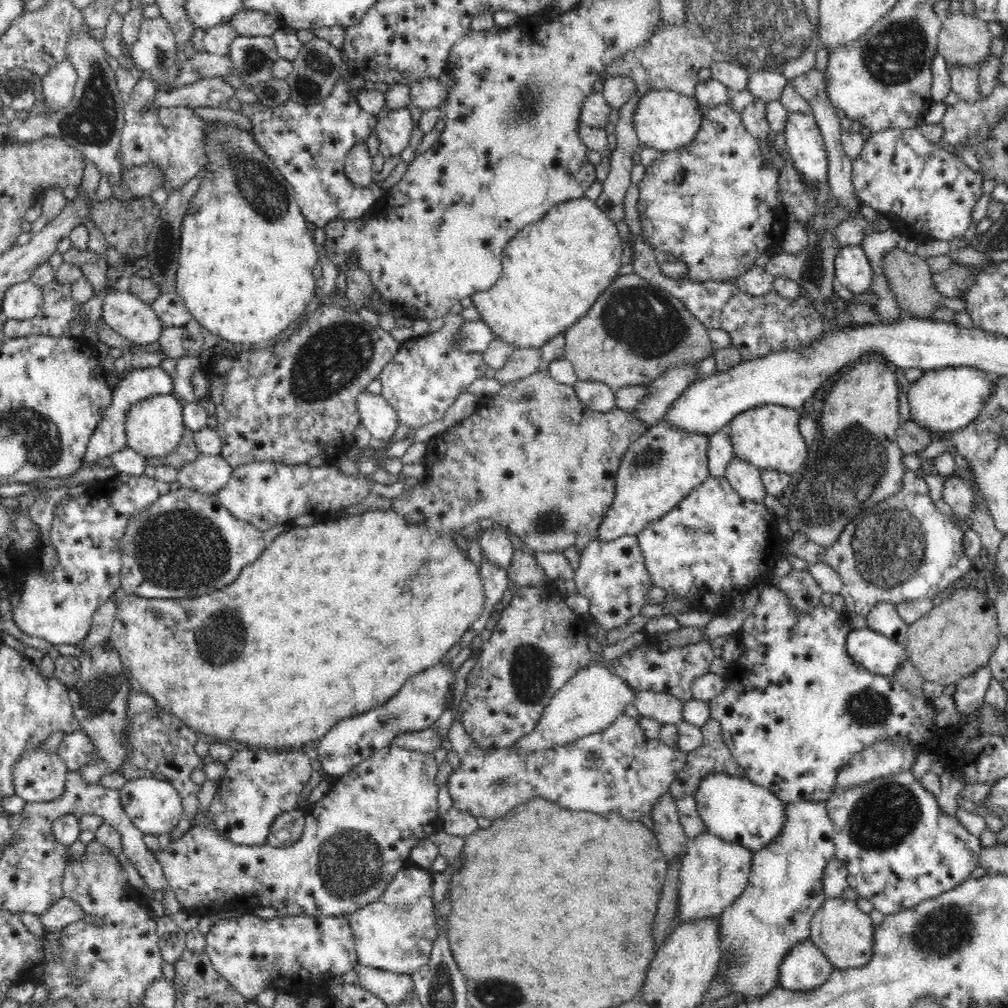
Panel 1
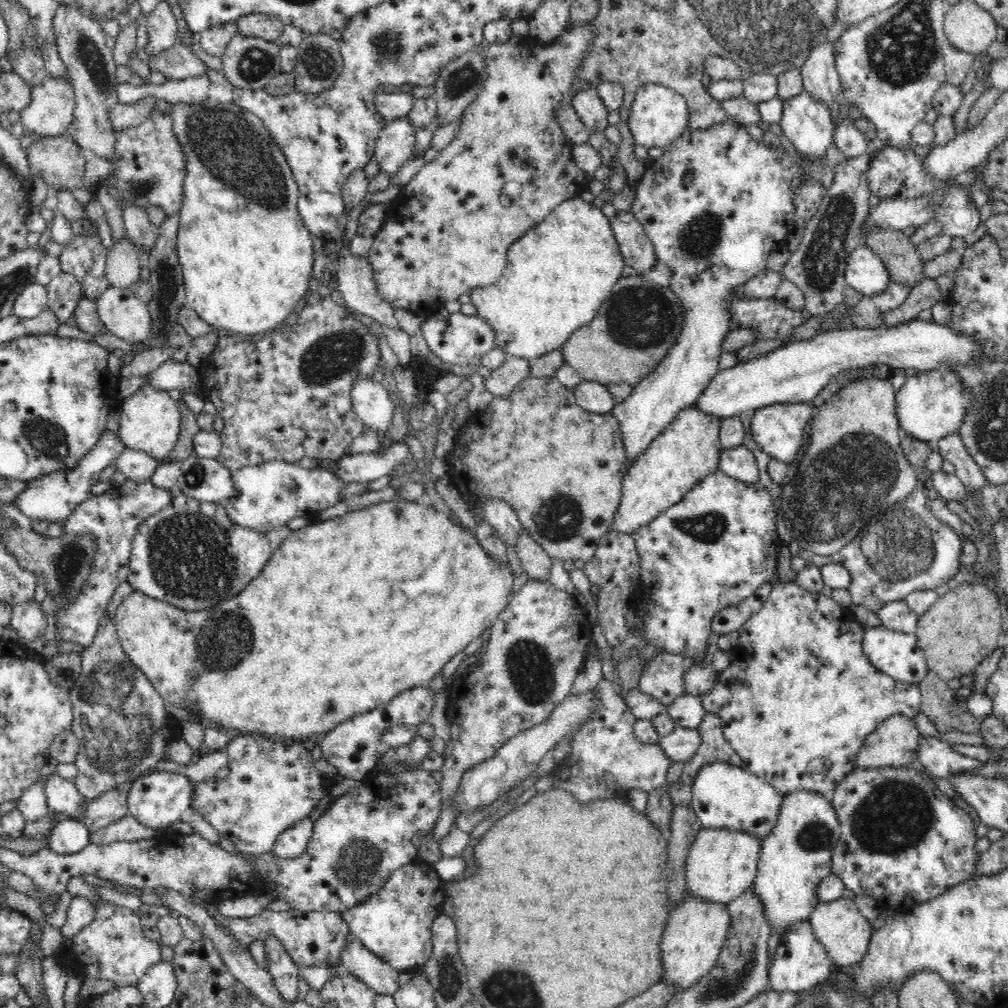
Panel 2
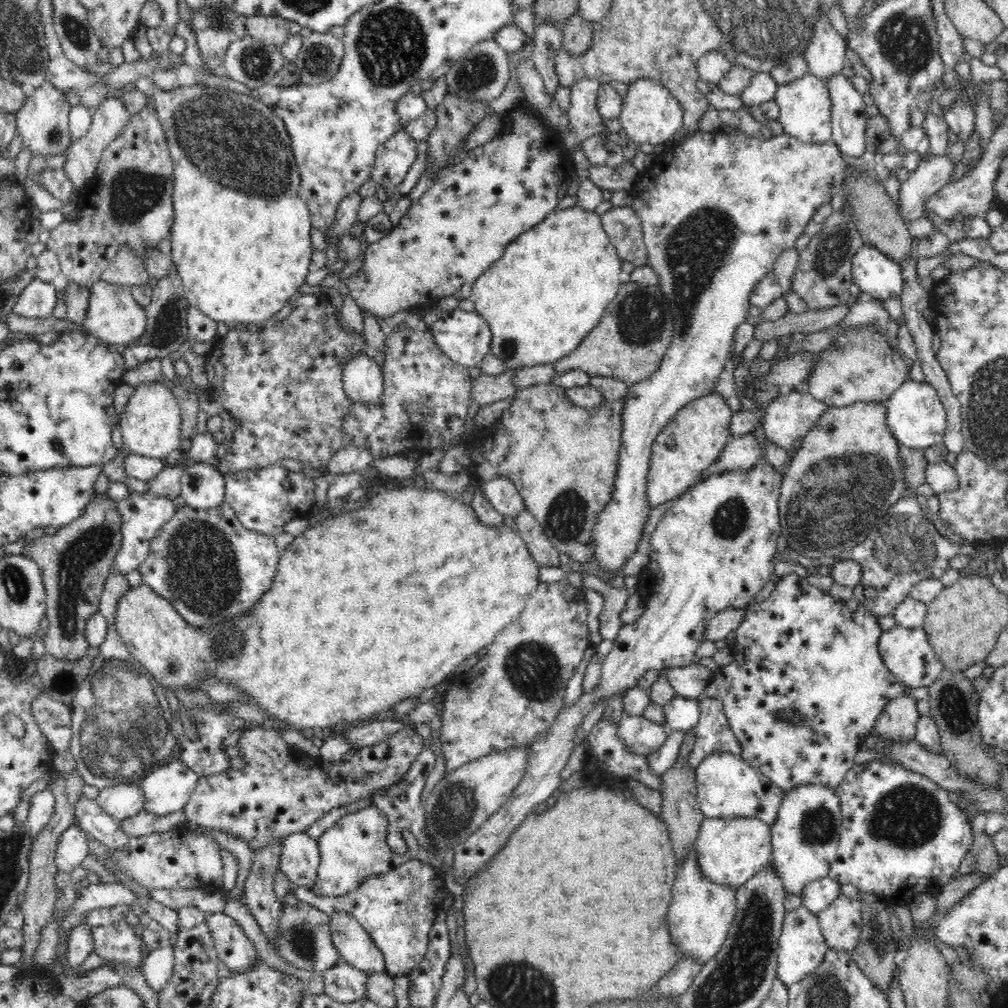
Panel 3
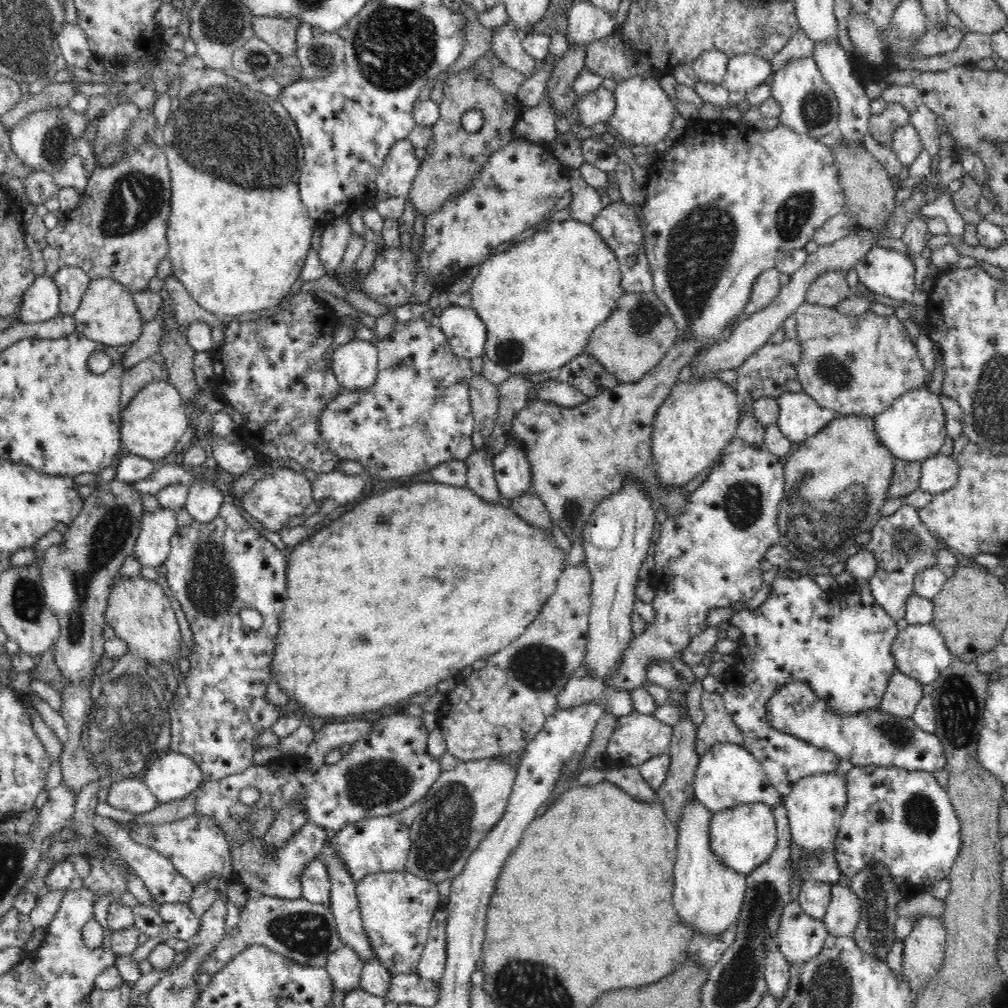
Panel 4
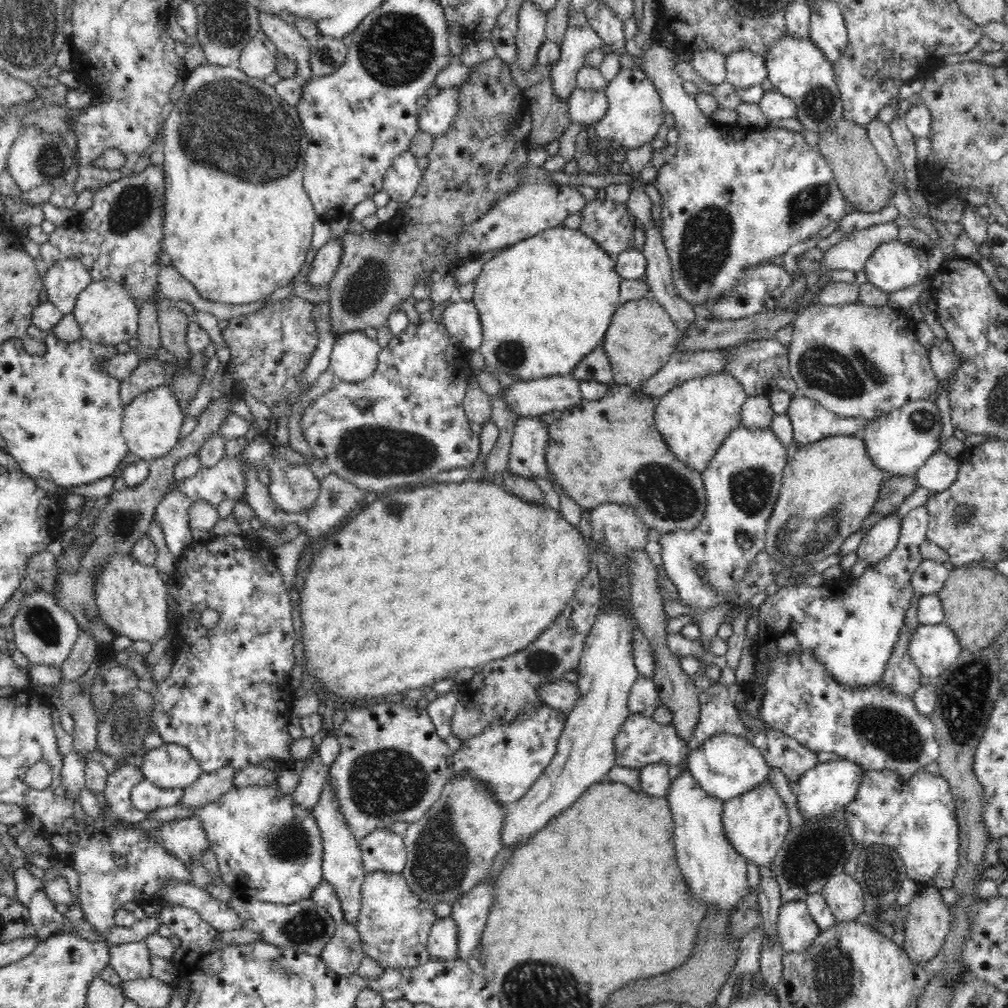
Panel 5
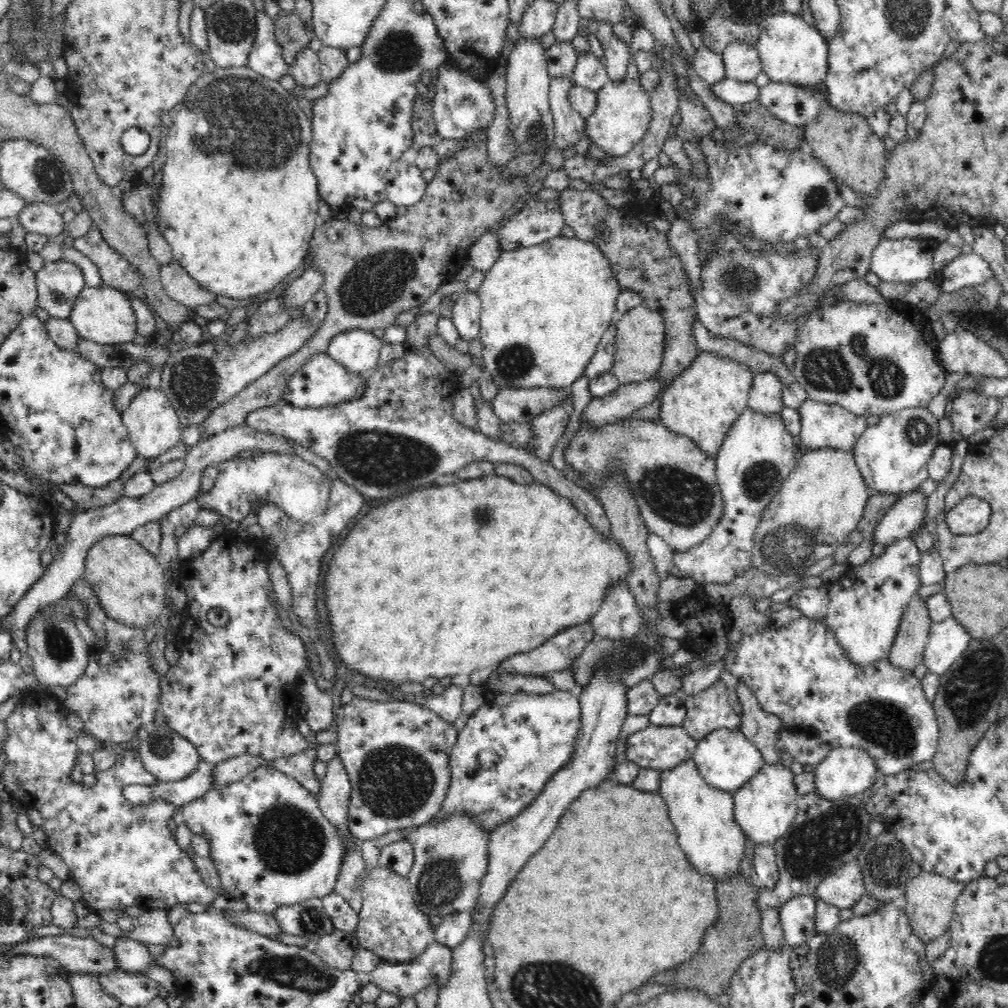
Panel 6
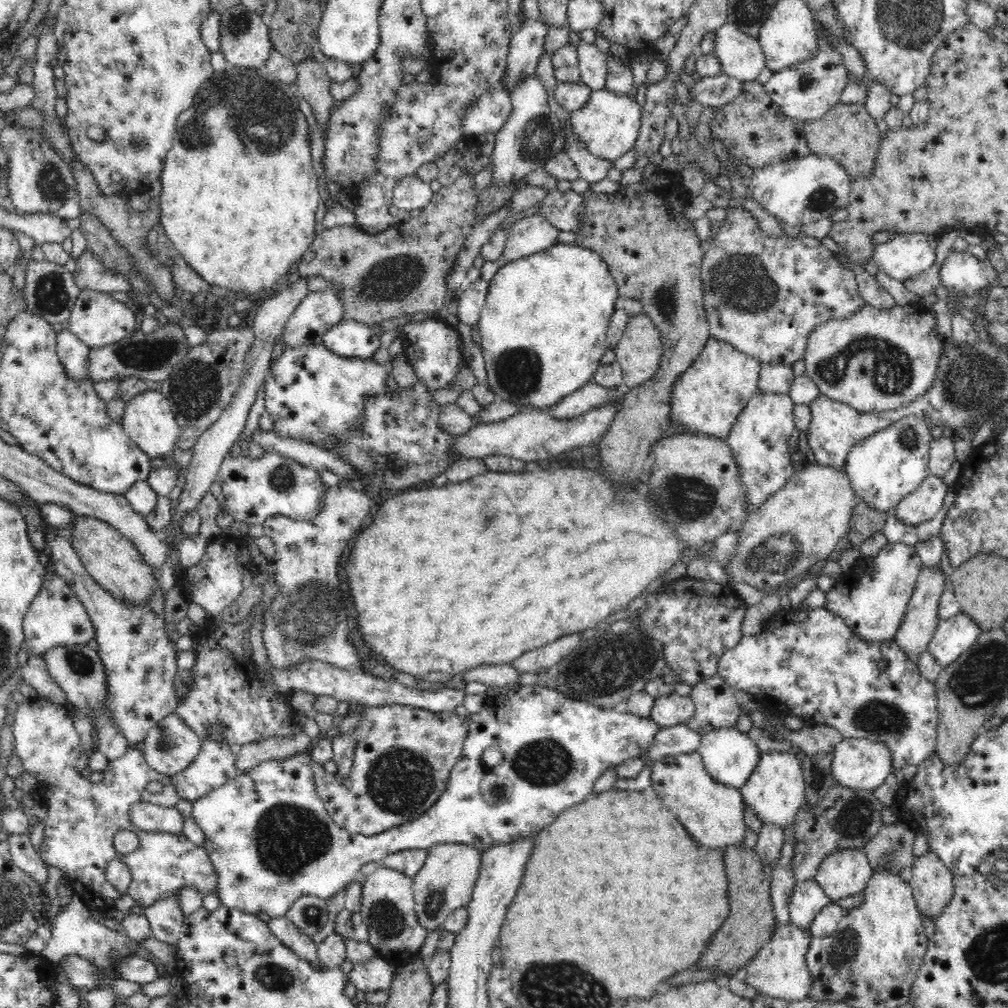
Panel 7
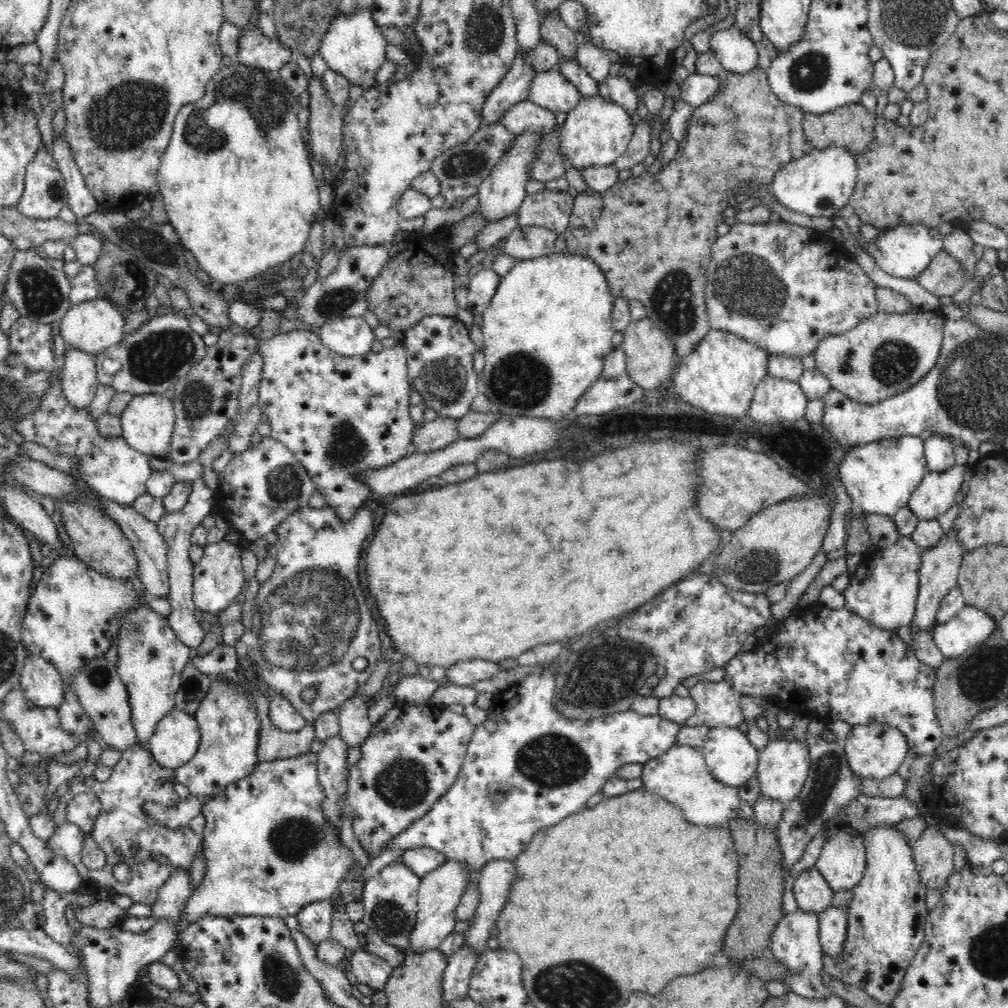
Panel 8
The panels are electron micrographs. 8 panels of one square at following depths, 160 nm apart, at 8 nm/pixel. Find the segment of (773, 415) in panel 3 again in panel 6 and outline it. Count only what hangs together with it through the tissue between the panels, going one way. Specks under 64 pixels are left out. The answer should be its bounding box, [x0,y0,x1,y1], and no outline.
[797,399,880,453]

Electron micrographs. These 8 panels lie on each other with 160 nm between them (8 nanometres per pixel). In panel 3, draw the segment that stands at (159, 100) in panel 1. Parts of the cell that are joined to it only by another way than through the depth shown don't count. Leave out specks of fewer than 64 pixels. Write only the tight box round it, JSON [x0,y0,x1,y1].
[63,97,130,190]

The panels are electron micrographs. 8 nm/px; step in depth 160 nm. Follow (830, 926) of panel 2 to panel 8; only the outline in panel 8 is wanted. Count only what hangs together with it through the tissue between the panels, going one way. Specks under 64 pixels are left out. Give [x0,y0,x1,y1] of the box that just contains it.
[815,834,867,892]

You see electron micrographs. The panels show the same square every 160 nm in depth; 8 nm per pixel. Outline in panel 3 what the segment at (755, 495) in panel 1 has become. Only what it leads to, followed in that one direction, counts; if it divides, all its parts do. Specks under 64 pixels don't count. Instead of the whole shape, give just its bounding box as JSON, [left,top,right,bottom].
[694,433,762,485]

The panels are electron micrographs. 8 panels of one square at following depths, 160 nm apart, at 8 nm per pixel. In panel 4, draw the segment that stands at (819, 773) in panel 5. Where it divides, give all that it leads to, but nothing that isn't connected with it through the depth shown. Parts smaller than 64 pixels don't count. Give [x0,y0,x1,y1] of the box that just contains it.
[783,772,847,855]

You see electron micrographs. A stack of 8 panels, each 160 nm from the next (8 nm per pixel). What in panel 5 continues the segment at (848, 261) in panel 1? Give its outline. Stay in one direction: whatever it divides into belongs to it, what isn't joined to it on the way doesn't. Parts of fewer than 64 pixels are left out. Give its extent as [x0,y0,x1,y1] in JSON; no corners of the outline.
[864,240,928,294]

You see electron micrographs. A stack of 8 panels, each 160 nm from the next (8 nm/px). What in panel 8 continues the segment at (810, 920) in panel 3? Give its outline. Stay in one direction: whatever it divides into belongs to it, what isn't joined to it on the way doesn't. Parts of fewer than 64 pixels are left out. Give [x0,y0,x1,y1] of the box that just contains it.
[793,866,834,912]

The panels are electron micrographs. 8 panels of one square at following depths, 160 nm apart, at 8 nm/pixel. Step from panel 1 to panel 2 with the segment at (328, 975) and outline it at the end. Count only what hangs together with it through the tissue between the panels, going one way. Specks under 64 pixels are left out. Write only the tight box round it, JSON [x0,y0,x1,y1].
[214,908,351,967]

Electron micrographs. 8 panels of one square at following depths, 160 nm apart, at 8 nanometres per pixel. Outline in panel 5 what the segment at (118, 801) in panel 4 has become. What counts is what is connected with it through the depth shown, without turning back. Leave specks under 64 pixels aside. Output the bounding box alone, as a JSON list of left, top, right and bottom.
[131,780,184,813]

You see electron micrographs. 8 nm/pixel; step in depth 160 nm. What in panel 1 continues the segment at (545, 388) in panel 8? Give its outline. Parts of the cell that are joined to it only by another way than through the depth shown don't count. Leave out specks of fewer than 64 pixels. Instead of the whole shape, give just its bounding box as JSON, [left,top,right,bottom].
[472,195,624,349]

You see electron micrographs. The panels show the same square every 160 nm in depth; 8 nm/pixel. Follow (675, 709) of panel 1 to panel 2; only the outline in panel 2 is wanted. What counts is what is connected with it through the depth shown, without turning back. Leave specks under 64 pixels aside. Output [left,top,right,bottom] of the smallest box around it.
[553,678,672,804]

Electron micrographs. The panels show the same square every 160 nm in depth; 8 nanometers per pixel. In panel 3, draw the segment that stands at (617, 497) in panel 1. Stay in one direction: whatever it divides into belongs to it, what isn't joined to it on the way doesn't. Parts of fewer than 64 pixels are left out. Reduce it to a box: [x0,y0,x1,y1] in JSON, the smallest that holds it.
[647,392,734,509]

